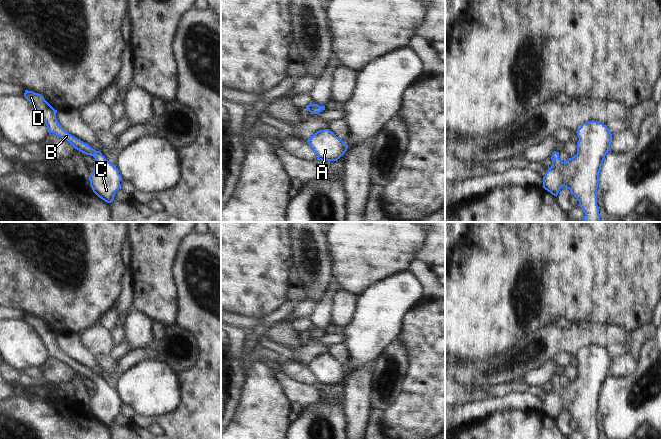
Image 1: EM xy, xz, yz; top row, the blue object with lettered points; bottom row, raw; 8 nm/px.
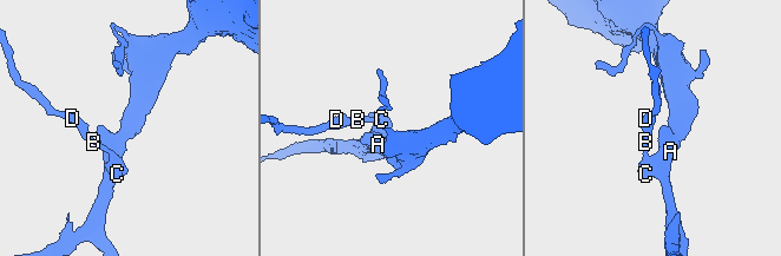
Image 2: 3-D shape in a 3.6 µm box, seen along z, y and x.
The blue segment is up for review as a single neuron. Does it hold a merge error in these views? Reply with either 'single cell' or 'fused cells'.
single cell

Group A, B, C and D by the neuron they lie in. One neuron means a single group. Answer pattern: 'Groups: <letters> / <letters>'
Groups: A B C D

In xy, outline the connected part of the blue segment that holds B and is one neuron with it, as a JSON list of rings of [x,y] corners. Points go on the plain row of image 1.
[[[25,314],[24,321],[38,334],[49,357],[54,357],[68,365],[73,372],[95,382],[93,396],[89,399],[90,410],[99,422],[111,427],[116,415],[120,413],[120,405],[123,403],[116,390],[107,385],[100,375],[96,375],[66,356],[56,343],[57,334],[44,323],[43,319]]]

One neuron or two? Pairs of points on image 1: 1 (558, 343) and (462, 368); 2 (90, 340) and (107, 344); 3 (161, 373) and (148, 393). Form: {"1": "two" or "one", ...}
{"1": "one", "2": "one", "3": "one"}

